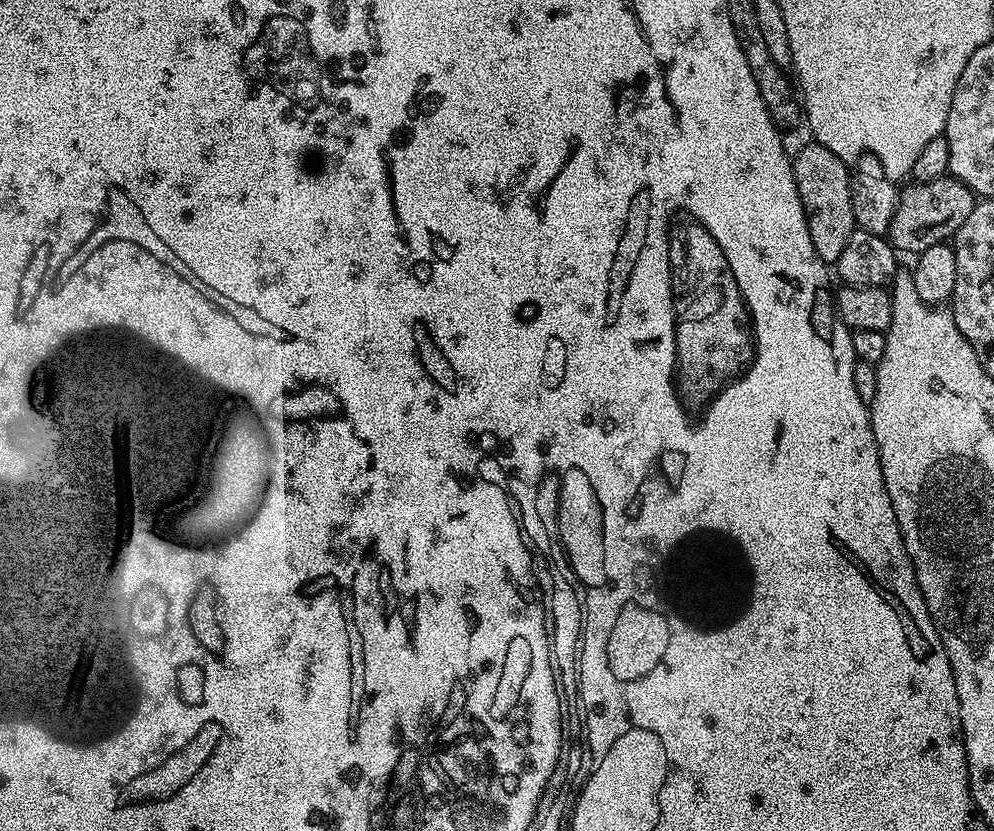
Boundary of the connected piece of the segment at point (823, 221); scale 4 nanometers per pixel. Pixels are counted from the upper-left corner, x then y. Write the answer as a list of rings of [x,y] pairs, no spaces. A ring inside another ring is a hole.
[[[815,142],[807,143],[791,157],[792,173],[802,198],[806,226],[810,226],[810,242],[814,242],[818,258],[834,266],[838,258],[842,258],[842,250],[846,242],[850,242],[850,234],[857,231],[852,205],[852,177],[849,165],[838,154],[834,154],[834,150],[826,150],[826,146]]]

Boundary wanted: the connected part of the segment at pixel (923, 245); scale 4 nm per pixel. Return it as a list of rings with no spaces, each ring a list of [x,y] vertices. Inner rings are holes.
[[[951,175],[943,176],[921,184],[909,183],[909,188],[899,193],[886,236],[897,253],[913,252],[919,254],[930,250],[930,246],[951,241],[956,231],[970,218],[970,210],[978,203],[975,192],[960,180],[953,180]]]

